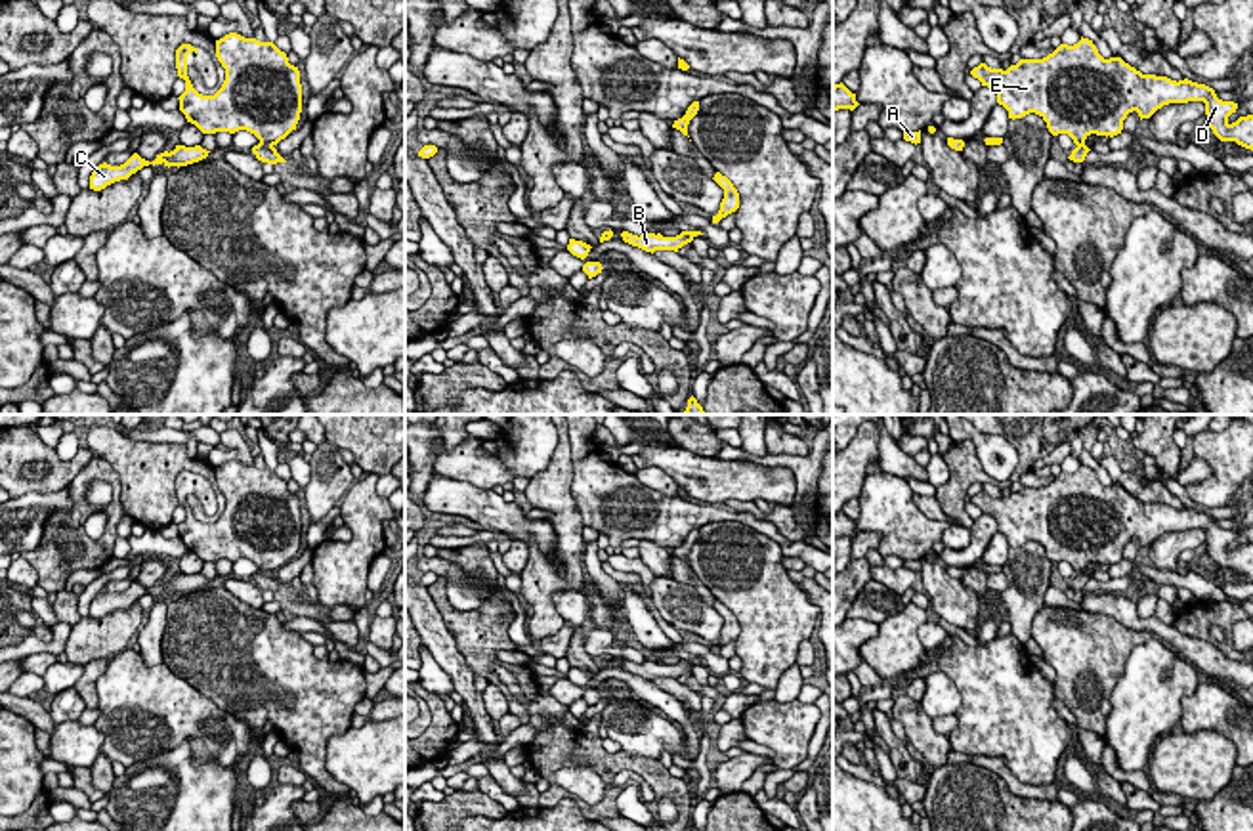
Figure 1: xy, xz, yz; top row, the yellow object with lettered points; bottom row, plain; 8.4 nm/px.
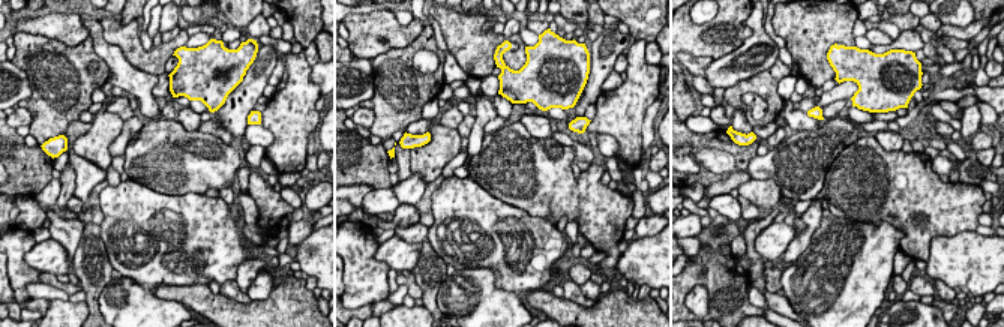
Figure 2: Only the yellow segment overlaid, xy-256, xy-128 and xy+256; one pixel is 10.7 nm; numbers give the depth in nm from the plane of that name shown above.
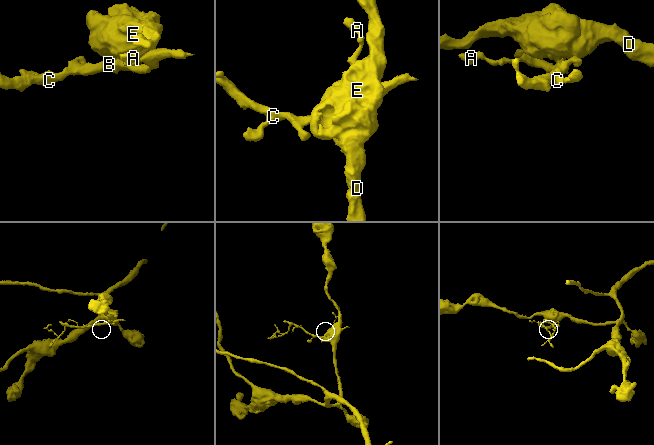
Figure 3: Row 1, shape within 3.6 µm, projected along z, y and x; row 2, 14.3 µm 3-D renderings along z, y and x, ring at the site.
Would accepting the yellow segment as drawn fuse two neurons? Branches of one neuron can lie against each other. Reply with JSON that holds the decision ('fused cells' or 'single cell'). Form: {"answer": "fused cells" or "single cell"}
{"answer": "fused cells"}

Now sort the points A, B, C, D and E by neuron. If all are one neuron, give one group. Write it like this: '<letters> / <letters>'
A B C / D E

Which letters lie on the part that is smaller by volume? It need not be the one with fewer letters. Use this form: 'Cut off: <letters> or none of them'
Cut off: A, B, C

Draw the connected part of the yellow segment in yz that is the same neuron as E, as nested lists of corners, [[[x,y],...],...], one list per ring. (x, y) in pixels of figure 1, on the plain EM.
[[[1083,464],[1073,474],[1060,472],[1043,487],[1020,487],[1007,499],[980,491],[970,502],[997,520],[997,531],[1009,539],[1009,546],[1035,541],[1052,564],[1068,562],[1075,573],[1091,562],[1121,562],[1133,539],[1142,548],[1169,531],[1203,529],[1207,556],[1221,569],[1253,579],[1253,543],[1228,550],[1238,531],[1222,529],[1213,516],[1188,506],[1177,510],[1142,502],[1121,485],[1104,487]]]

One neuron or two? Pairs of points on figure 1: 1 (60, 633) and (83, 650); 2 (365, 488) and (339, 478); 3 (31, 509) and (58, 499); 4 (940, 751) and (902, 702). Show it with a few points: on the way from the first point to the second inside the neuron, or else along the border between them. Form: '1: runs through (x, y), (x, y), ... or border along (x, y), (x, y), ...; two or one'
1: border along (73, 627), (62, 652); two
2: border along (354, 480), (342, 497); two
3: runs through (37, 509), (52, 503); one
4: runs through (929, 740), (910, 713); one

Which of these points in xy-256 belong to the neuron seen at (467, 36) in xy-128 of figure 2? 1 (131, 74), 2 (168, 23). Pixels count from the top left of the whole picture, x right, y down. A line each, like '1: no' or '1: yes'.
1: no
2: no

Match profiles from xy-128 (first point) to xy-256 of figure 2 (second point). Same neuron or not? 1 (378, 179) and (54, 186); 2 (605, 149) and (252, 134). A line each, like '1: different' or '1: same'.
1: different
2: same

